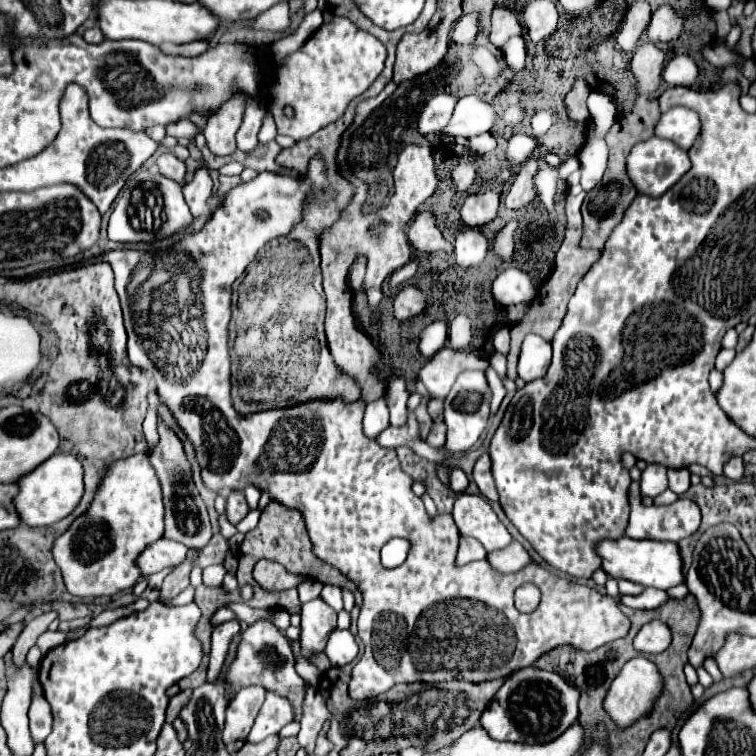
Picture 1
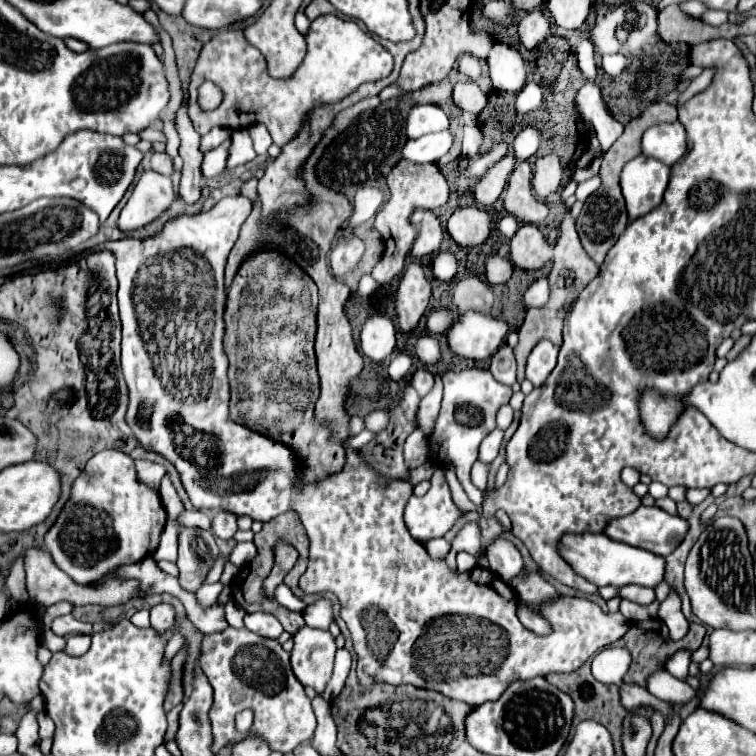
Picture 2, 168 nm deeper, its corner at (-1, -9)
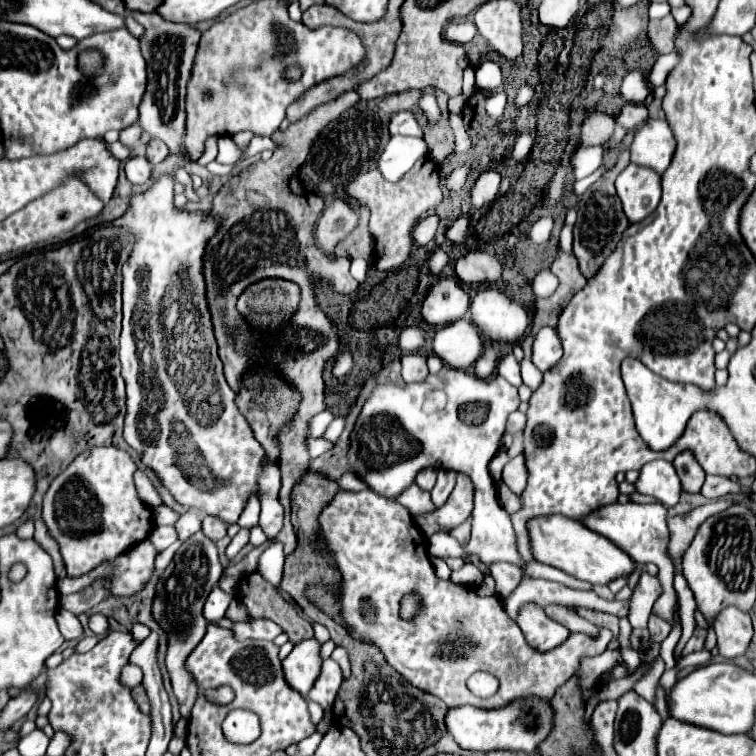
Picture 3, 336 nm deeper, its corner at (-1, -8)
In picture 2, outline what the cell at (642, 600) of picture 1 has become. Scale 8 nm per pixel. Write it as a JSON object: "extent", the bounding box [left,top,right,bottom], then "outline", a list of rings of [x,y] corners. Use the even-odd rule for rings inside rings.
{"extent":[620,599,658,621],"outline":[[[622,599],[622,603],[620,603],[620,613],[622,613],[628,621],[646,621],[646,619],[656,617],[656,613],[658,613],[658,601],[654,601],[654,603],[648,607],[648,605],[638,605],[638,603],[632,603],[632,601],[628,601],[628,599]]]}

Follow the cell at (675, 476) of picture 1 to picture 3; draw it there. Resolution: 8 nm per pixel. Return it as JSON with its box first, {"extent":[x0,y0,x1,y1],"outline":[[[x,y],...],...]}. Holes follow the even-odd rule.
{"extent":[700,476,738,500],"outline":[[[706,476],[706,482],[700,490],[700,494],[708,500],[716,500],[716,498],[724,498],[730,492],[738,492],[738,484],[722,478],[722,476]]]}

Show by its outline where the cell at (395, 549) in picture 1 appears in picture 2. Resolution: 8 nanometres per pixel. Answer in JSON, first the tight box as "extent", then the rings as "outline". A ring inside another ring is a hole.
{"extent":[426,539,450,559],"outline":[[[434,539],[434,541],[428,541],[426,543],[426,551],[430,553],[432,559],[444,559],[450,551],[450,543],[446,539]]]}

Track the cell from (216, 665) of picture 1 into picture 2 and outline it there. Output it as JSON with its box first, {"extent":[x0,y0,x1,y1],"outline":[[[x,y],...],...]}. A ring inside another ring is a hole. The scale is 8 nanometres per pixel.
{"extent":[178,589,228,635],"outline":[[[180,589],[180,597],[178,597],[182,603],[184,603],[184,609],[186,609],[186,617],[206,635],[206,633],[216,633],[216,631],[222,631],[228,627],[226,619],[224,619],[224,605],[220,603],[214,603],[210,607],[202,607],[198,603],[198,599],[190,593],[186,593],[184,589]]]}

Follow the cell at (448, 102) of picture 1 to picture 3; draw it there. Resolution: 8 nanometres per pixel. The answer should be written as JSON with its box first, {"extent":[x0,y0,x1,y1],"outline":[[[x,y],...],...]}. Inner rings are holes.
{"extent":[390,112,424,138],"outline":[[[398,112],[390,120],[390,134],[404,134],[414,138],[424,138],[424,130],[410,112]]]}

